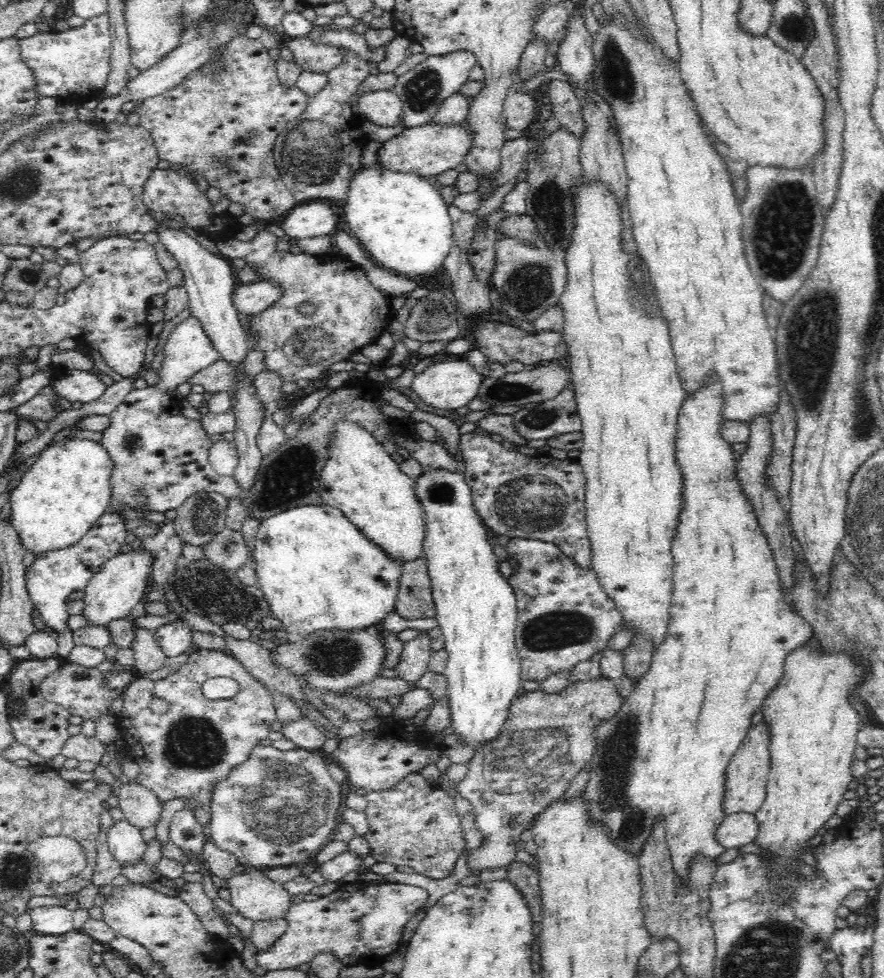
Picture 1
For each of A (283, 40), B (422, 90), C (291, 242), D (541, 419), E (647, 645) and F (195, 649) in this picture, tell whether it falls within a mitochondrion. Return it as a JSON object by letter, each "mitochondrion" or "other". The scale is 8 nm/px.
{"A":"other","B":"mitochondrion","C":"other","D":"mitochondrion","E":"other","F":"other"}

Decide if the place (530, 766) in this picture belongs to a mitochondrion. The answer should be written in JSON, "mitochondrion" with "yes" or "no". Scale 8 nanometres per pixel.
{"mitochondrion":"yes"}

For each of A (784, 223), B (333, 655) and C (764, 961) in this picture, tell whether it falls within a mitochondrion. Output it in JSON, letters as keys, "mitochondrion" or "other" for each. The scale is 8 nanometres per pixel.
{"A":"mitochondrion","B":"mitochondrion","C":"mitochondrion"}

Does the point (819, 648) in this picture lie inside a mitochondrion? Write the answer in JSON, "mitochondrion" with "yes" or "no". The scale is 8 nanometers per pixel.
{"mitochondrion":"no"}

